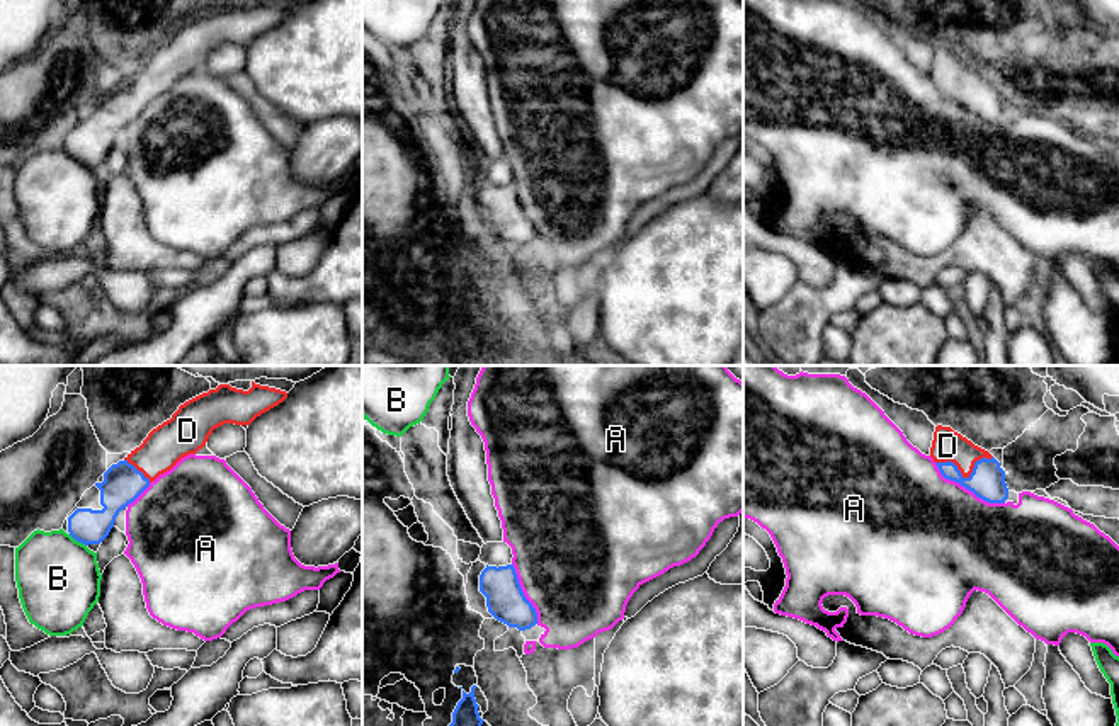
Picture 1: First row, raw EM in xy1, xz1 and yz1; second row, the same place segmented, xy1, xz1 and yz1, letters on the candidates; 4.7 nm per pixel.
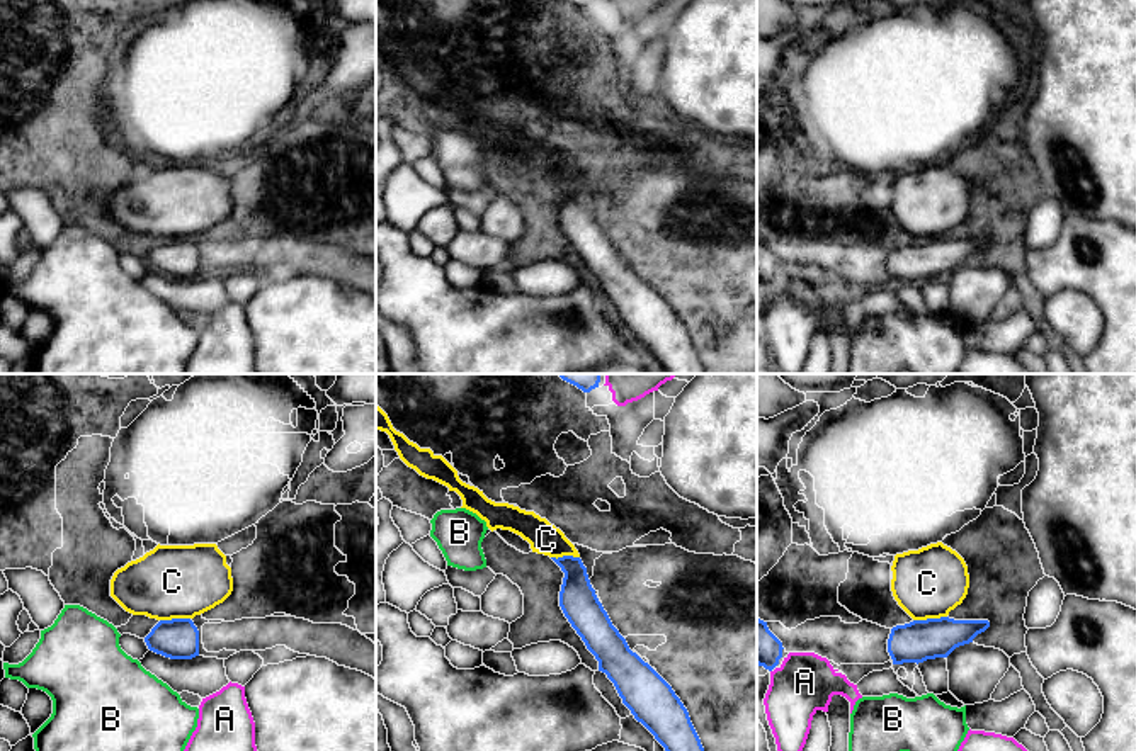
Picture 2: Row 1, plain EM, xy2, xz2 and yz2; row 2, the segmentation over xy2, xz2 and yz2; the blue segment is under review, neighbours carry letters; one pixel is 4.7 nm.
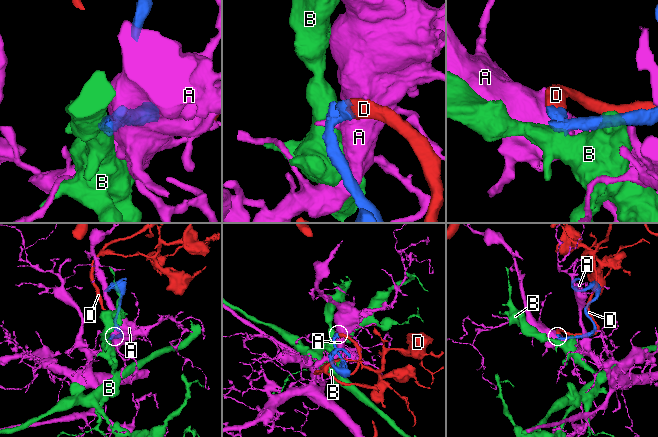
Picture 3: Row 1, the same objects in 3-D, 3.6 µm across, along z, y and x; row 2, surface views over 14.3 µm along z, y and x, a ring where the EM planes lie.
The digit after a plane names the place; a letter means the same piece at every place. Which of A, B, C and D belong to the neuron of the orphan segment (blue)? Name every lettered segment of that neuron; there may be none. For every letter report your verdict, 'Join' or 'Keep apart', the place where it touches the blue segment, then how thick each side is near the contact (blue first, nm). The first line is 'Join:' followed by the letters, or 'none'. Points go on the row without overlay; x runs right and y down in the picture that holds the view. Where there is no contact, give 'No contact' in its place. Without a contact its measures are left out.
Join: D
A: Keep apart. Touches blue at yz1 (968, 107). Thickness 170 nm (blue) against 480 nm
B: Keep apart. Touches blue at xy1 (77, 158). Thickness 170 nm (blue) against 400 nm
C: Keep apart. Touches blue at yz2 (929, 238). Thickness 190 nm (blue) against 340 nm
D: Join. Touches blue at yz1 (965, 97). Thickness 170 nm (blue) against 140 nm

